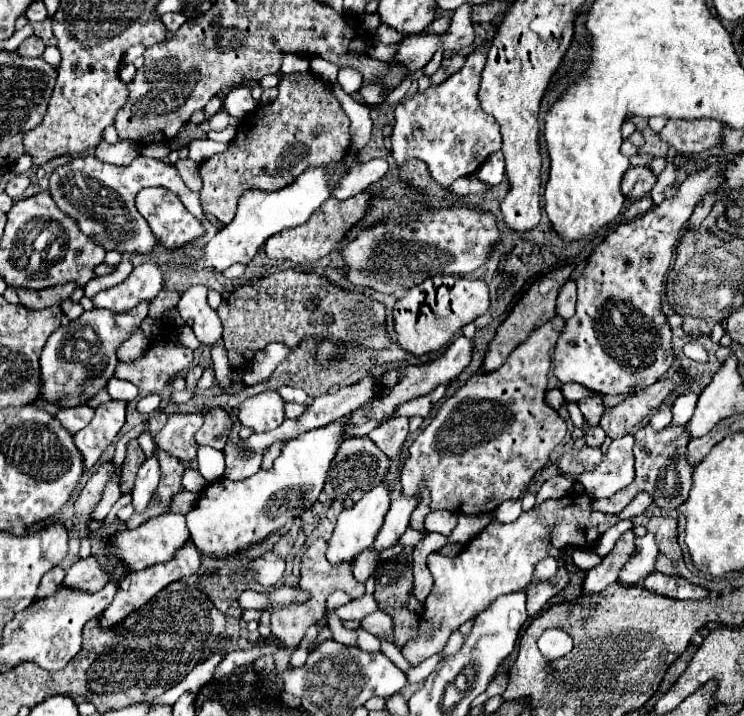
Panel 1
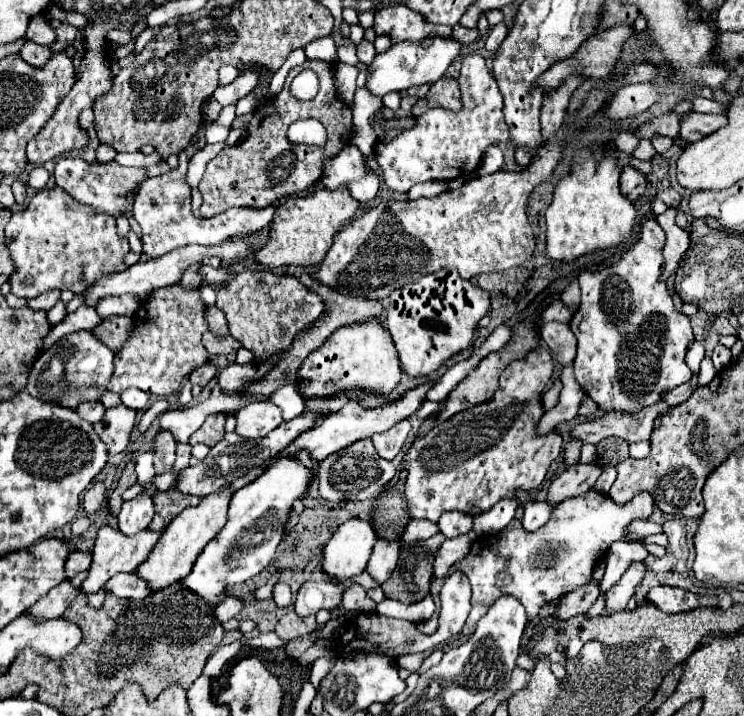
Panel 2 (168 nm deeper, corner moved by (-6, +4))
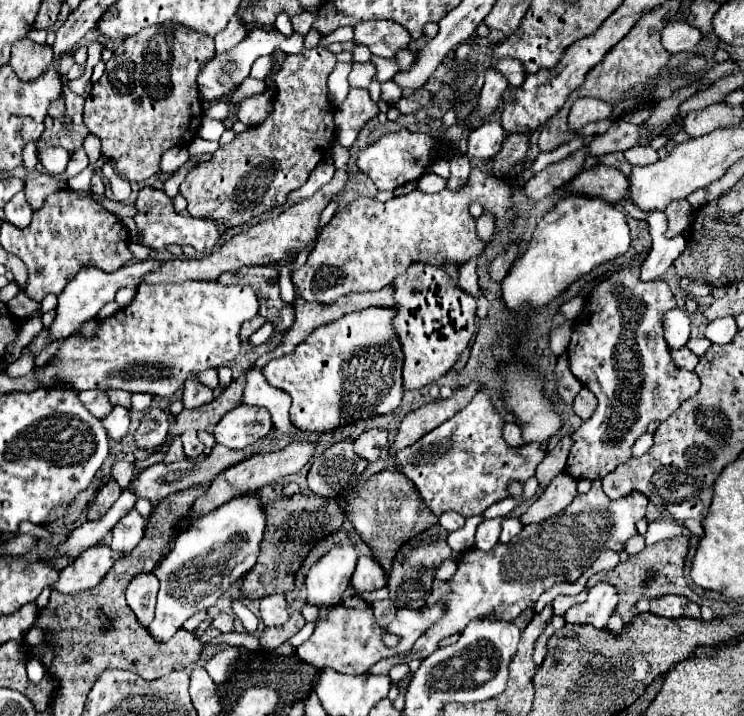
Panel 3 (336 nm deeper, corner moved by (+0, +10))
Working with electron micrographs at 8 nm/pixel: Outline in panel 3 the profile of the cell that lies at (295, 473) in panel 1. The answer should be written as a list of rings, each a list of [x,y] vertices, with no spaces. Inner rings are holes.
[[[244,494],[210,514],[198,516],[192,524],[180,530],[172,550],[152,572],[160,582],[156,618],[148,628],[154,640],[168,642],[182,628],[184,620],[198,610],[214,606],[216,600],[256,564],[266,524],[264,520],[266,516],[260,500],[252,494]]]

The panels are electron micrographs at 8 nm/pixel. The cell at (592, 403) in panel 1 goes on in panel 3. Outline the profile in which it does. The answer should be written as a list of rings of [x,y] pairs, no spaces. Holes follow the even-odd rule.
[[[582,388],[574,400],[574,412],[582,418],[582,420],[588,420],[592,416],[592,412],[596,410],[596,396],[588,390],[588,388]]]

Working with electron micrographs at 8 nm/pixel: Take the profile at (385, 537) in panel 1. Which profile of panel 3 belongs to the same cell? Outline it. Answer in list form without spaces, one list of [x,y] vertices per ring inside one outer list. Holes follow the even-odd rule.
[[[360,556],[350,584],[354,586],[356,596],[362,596],[362,592],[380,590],[382,586],[386,586],[386,574],[372,556]]]

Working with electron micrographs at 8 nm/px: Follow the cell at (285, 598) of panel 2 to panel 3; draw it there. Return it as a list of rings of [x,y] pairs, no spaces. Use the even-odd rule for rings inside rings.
[[[274,594],[260,600],[260,620],[264,626],[282,626],[288,620],[288,604],[282,594]]]

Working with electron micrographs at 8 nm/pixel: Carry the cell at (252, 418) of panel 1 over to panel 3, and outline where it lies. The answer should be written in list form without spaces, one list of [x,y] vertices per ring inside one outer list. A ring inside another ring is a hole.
[[[236,406],[214,428],[216,444],[232,450],[244,450],[272,430],[272,420],[264,408]]]

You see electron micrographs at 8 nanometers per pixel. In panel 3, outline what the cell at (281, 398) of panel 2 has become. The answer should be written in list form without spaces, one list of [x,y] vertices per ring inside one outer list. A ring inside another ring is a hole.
[[[254,364],[246,370],[246,386],[244,386],[244,394],[242,394],[242,404],[266,408],[272,416],[272,424],[276,426],[274,428],[276,432],[286,434],[286,436],[292,436],[296,432],[296,428],[292,426],[292,422],[288,418],[290,396],[286,392],[272,388]]]

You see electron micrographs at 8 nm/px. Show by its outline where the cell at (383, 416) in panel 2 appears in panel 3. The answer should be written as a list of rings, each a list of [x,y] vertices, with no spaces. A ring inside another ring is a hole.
[[[294,440],[294,442],[290,442],[290,444],[288,444],[284,450],[280,450],[280,452],[254,454],[254,456],[242,460],[240,464],[228,468],[226,472],[222,472],[220,476],[214,478],[212,486],[208,488],[208,492],[206,492],[200,500],[196,500],[196,504],[194,504],[192,512],[190,512],[190,520],[194,520],[196,516],[208,514],[208,512],[220,508],[222,504],[226,504],[228,500],[232,500],[232,498],[236,498],[236,496],[240,496],[240,494],[256,492],[256,490],[260,490],[260,488],[266,486],[266,484],[274,484],[274,482],[280,480],[280,478],[286,478],[286,476],[290,476],[290,474],[296,474],[296,472],[314,456],[314,450],[316,450],[314,444],[306,444],[306,442]]]

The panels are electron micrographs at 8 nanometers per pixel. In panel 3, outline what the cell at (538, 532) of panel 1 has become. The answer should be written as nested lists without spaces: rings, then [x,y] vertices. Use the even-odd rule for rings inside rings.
[[[594,480],[592,488],[586,494],[578,494],[564,512],[544,522],[524,526],[522,532],[508,544],[496,544],[490,552],[476,548],[466,550],[462,562],[458,564],[456,576],[450,582],[436,580],[432,594],[426,600],[426,606],[444,600],[444,617],[416,641],[409,654],[411,658],[396,656],[380,660],[368,670],[368,674],[388,674],[394,664],[410,662],[412,658],[425,659],[438,649],[442,639],[452,634],[462,634],[466,624],[476,618],[492,616],[514,620],[522,610],[532,608],[544,590],[558,582],[576,582],[582,572],[596,562],[602,550],[622,550],[626,540],[638,534],[636,522],[644,518],[646,504],[648,500],[638,492],[620,500],[610,500],[602,490],[600,480]]]

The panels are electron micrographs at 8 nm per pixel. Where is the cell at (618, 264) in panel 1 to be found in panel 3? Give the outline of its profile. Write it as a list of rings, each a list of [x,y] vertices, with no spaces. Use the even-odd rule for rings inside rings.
[[[634,260],[628,268],[598,284],[594,292],[586,298],[584,310],[574,324],[572,340],[568,346],[570,370],[598,398],[598,408],[594,416],[572,434],[572,446],[564,470],[576,480],[602,480],[620,464],[628,462],[632,458],[632,444],[638,440],[640,434],[646,432],[648,424],[662,422],[672,412],[676,412],[684,400],[692,398],[700,390],[698,374],[682,370],[674,364],[670,348],[662,336],[664,314],[676,308],[670,286],[664,280],[642,282],[638,276],[640,260]]]

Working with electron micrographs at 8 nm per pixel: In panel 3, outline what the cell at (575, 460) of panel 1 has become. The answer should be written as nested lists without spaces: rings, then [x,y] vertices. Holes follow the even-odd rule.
[[[562,472],[552,480],[552,484],[542,492],[542,496],[520,516],[520,522],[526,526],[562,512],[574,500],[576,494],[576,480]]]

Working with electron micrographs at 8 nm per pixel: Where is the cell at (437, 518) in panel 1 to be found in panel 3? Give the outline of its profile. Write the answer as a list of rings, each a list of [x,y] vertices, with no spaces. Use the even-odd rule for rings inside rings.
[[[444,512],[440,516],[440,526],[446,528],[448,532],[454,532],[454,530],[460,530],[464,526],[464,518],[458,512]]]

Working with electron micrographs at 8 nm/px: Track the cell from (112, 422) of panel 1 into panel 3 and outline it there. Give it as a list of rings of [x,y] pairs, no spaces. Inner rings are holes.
[[[114,406],[114,410],[102,420],[102,424],[104,424],[108,436],[118,442],[128,432],[128,426],[130,426],[130,410],[126,410],[122,406]]]

